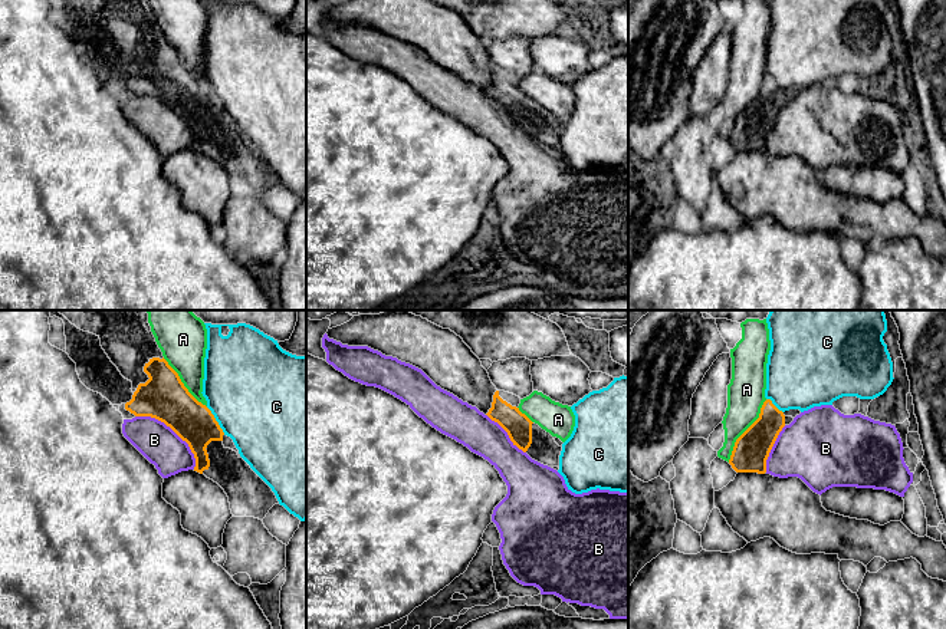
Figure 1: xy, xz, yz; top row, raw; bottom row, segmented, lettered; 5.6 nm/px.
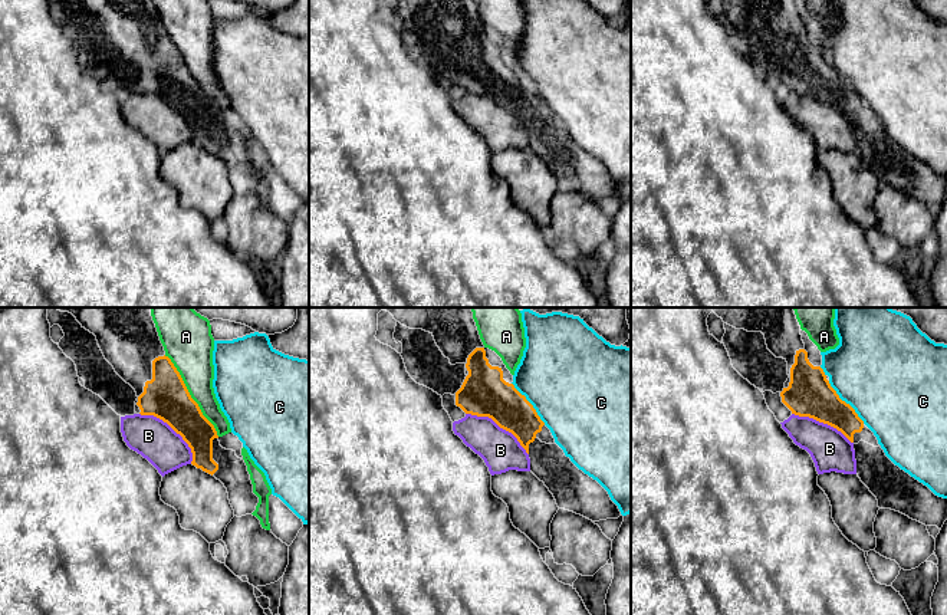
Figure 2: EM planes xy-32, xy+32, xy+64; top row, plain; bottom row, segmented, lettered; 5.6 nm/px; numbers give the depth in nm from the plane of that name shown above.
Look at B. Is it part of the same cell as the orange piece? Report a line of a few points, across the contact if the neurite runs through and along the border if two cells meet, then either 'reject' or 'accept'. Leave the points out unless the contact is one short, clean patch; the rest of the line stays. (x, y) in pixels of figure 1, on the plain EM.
reject

